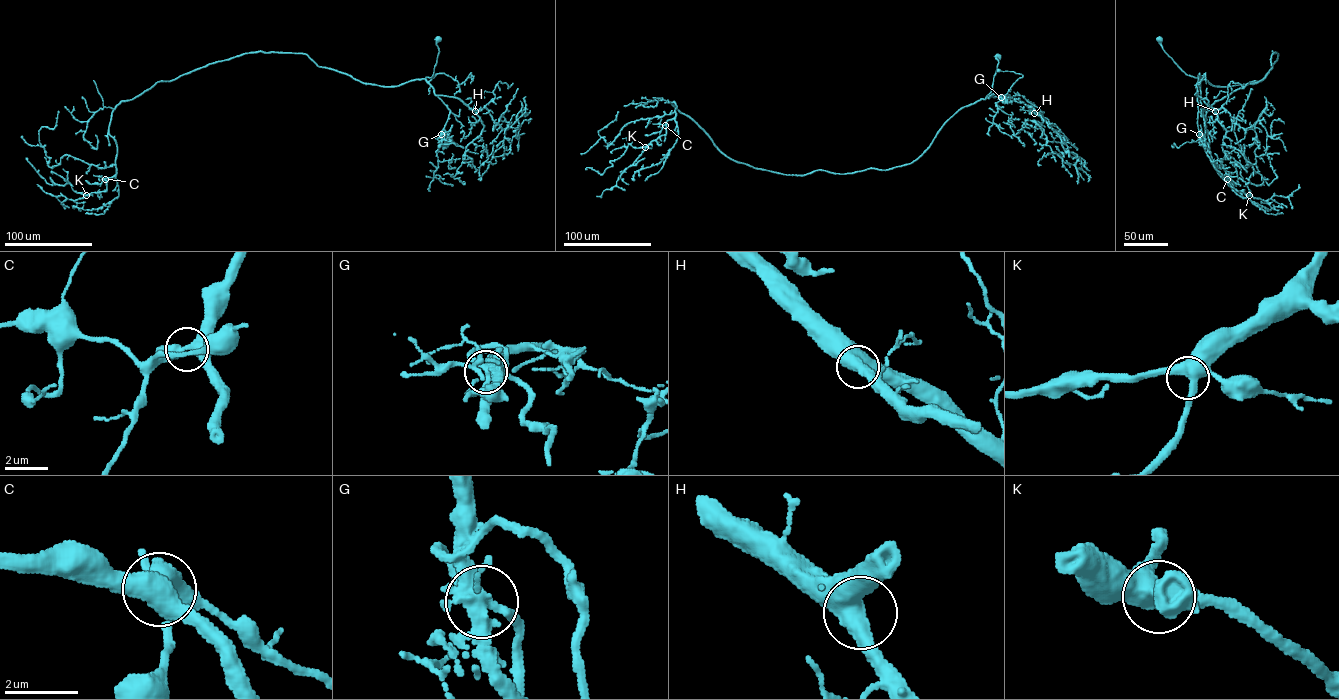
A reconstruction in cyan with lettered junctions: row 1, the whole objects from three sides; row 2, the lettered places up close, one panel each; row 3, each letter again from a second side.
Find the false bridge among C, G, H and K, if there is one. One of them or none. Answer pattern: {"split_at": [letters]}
{"split_at": ["G"]}

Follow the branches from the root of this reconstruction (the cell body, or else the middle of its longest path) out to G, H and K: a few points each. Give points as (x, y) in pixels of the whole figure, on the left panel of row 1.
G: (437, 39), (439, 53), (433, 74), (426, 80), (450, 111), (441, 134)
H: (437, 39), (439, 53), (433, 74), (426, 77), (426, 81), (435, 95), (458, 98), (475, 111)
K: (437, 39), (433, 76), (395, 86), (261, 51), (157, 82), (112, 113), (116, 173), (86, 195)

